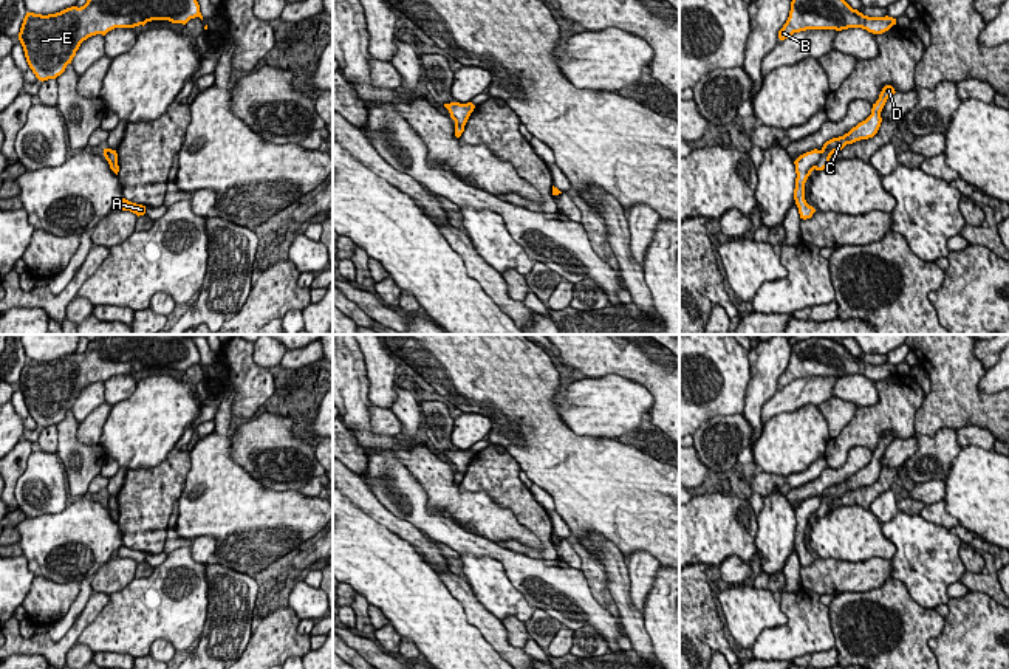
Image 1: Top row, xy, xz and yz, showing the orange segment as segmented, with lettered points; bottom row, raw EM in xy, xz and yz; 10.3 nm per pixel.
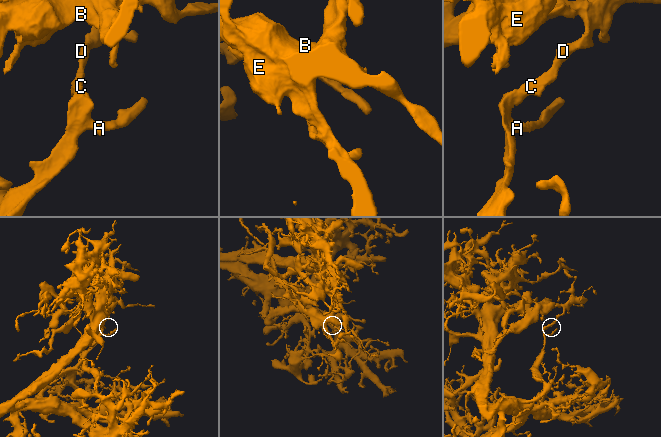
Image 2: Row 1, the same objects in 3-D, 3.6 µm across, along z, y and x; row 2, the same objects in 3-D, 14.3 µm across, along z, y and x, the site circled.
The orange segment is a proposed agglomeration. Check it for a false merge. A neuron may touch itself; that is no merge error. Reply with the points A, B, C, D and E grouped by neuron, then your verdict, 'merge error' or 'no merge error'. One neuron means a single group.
A / B C D E; merge error

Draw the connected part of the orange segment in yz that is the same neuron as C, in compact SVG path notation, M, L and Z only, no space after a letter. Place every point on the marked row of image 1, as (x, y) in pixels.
M885 85L879 94L879 99L873 104L871 115L853 127L848 133L839 138L833 138L826 141L820 150L820 160L816 170L823 170L829 164L829 158L834 152L842 150L847 144L853 144L860 139L873 138L882 122L881 112L887 102L887 99L894 94L894 88L891 85Z

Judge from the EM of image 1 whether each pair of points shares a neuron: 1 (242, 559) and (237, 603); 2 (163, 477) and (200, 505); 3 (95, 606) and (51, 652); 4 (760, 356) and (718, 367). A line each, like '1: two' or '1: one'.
1: two
2: two
3: one
4: two

